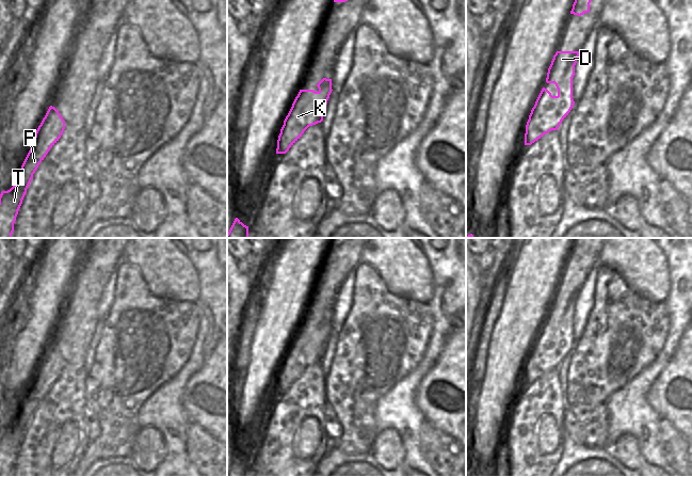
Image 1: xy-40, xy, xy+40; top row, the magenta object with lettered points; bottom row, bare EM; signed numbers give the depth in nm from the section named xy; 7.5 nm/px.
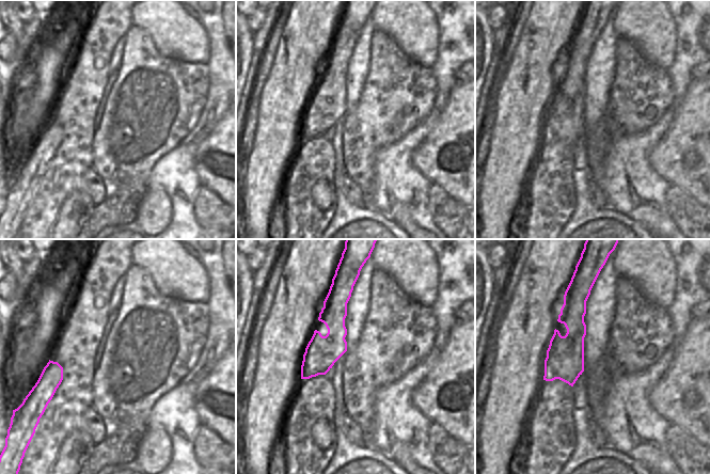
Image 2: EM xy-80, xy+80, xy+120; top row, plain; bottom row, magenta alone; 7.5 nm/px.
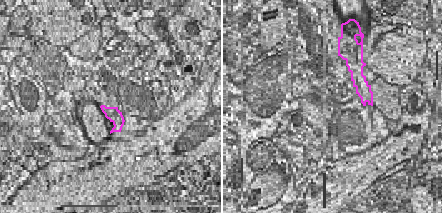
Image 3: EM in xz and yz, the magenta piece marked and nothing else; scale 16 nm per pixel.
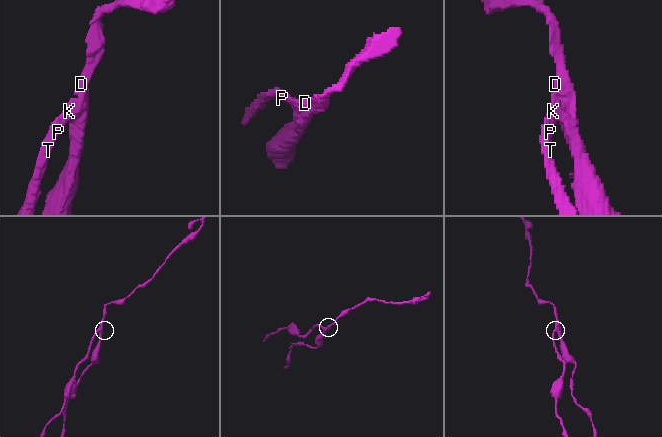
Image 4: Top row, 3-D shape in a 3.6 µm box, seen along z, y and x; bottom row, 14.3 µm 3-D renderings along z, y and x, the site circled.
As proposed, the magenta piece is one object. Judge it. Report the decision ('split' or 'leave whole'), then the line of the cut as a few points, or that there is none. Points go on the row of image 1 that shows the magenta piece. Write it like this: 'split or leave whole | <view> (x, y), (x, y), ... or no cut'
split | xy (325, 88), (325, 106), (311, 124)

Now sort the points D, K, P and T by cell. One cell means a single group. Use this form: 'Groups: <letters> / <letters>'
Groups: D / K P T.

